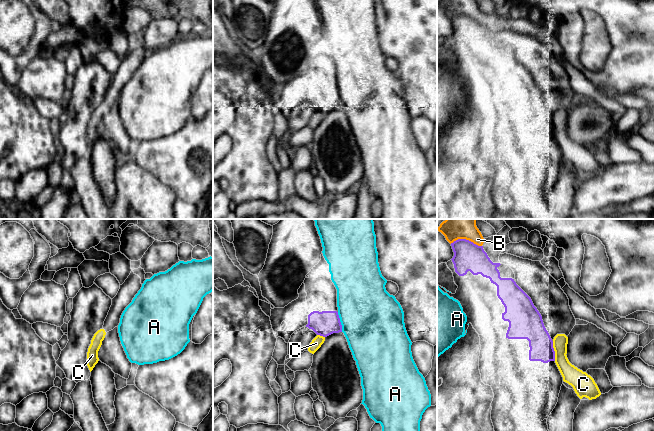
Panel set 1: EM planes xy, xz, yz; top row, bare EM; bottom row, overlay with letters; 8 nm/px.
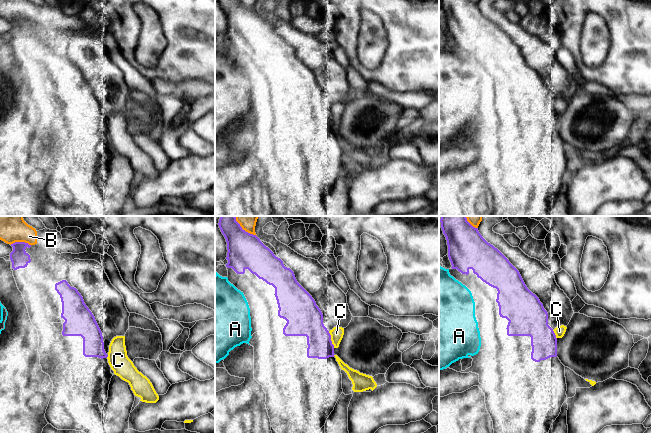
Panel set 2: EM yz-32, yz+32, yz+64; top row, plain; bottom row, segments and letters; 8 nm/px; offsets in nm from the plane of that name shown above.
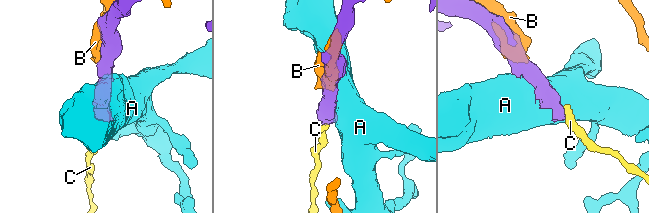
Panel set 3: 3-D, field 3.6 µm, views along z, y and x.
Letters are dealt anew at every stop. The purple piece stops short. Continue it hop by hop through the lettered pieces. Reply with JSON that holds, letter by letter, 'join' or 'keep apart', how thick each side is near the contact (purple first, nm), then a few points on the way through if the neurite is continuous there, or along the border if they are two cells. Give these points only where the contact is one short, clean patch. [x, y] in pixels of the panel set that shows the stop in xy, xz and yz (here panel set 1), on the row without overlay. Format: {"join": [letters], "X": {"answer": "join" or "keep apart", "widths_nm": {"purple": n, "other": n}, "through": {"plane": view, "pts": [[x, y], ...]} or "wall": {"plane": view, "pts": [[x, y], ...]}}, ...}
{"join": [], "A": {"answer": "keep apart", "widths_nm": {"purple": 200, "other": 480}}, "B": {"answer": "keep apart", "widths_nm": {"purple": 220, "other": 140}}, "C": {"answer": "keep apart", "widths_nm": {"purple": 190, "other": 150}}}

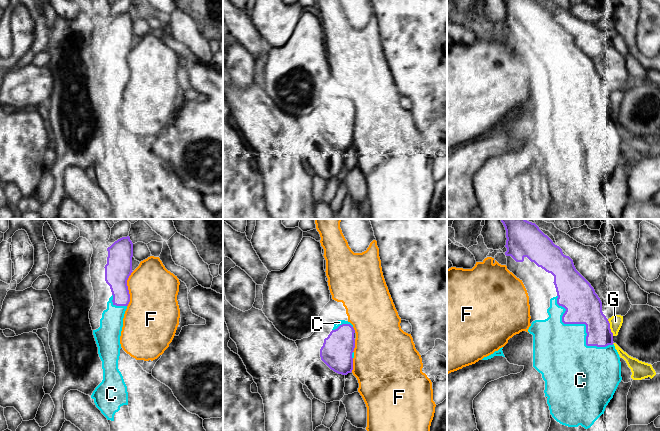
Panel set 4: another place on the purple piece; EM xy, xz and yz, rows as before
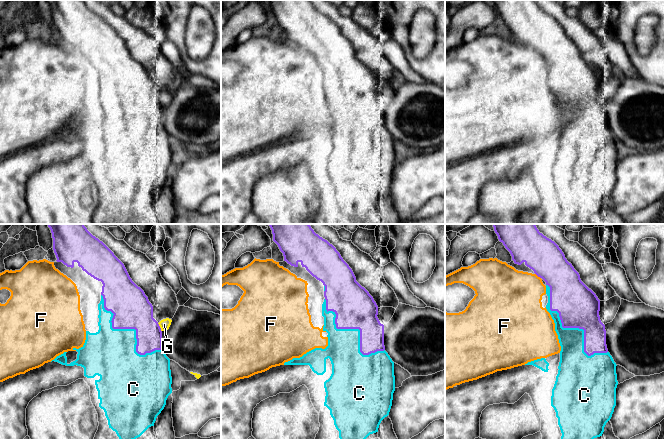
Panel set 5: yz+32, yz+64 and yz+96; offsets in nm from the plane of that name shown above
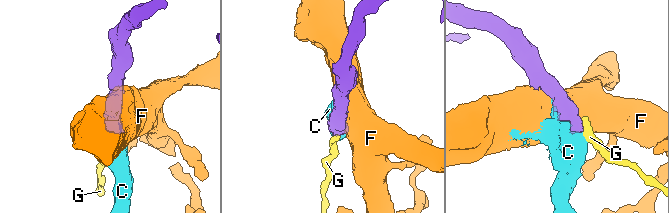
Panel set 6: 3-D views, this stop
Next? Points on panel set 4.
{"join": ["C"], "C": {"answer": "join", "widths_nm": {"purple": 280, "other": 380}}, "F": {"answer": "keep apart", "widths_nm": {"purple": 200, "other": 400}}, "G": {"answer": "keep apart", "widths_nm": {"purple": 280, "other": 100}}}

